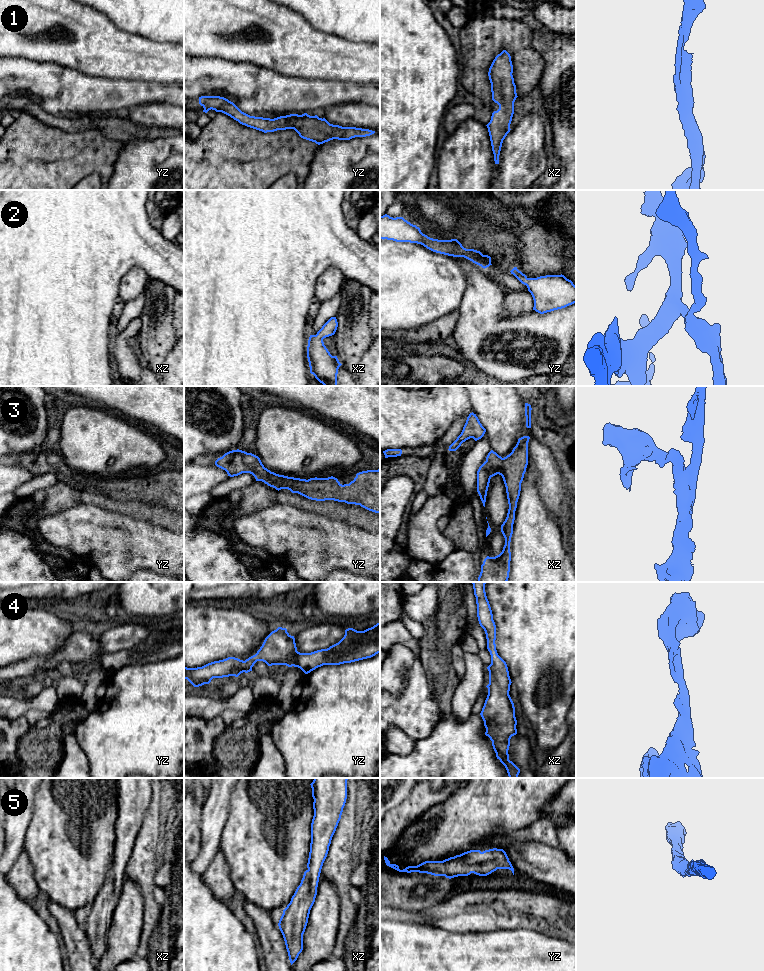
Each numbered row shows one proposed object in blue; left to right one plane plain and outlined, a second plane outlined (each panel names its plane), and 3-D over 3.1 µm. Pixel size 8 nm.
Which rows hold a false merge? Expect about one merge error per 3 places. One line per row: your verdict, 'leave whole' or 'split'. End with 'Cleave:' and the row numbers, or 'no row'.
1: leave whole
2: leave whole
3: leave whole
4: leave whole
5: leave whole
Cleave: no row

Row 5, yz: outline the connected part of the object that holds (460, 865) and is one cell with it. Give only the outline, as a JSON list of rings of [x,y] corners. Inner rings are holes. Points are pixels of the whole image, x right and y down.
[[[503,849],[470,850],[460,855],[450,857],[443,861],[425,861],[417,866],[408,866],[403,870],[396,864],[391,864],[384,856],[387,866],[399,872],[419,872],[434,876],[445,876],[454,878],[458,876],[468,876],[474,873],[479,876],[487,876],[497,869],[509,869],[514,875],[514,868]]]

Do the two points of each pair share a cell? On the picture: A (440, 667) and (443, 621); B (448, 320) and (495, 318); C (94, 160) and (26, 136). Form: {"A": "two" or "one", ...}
{"A": "one", "B": "two", "C": "one"}

